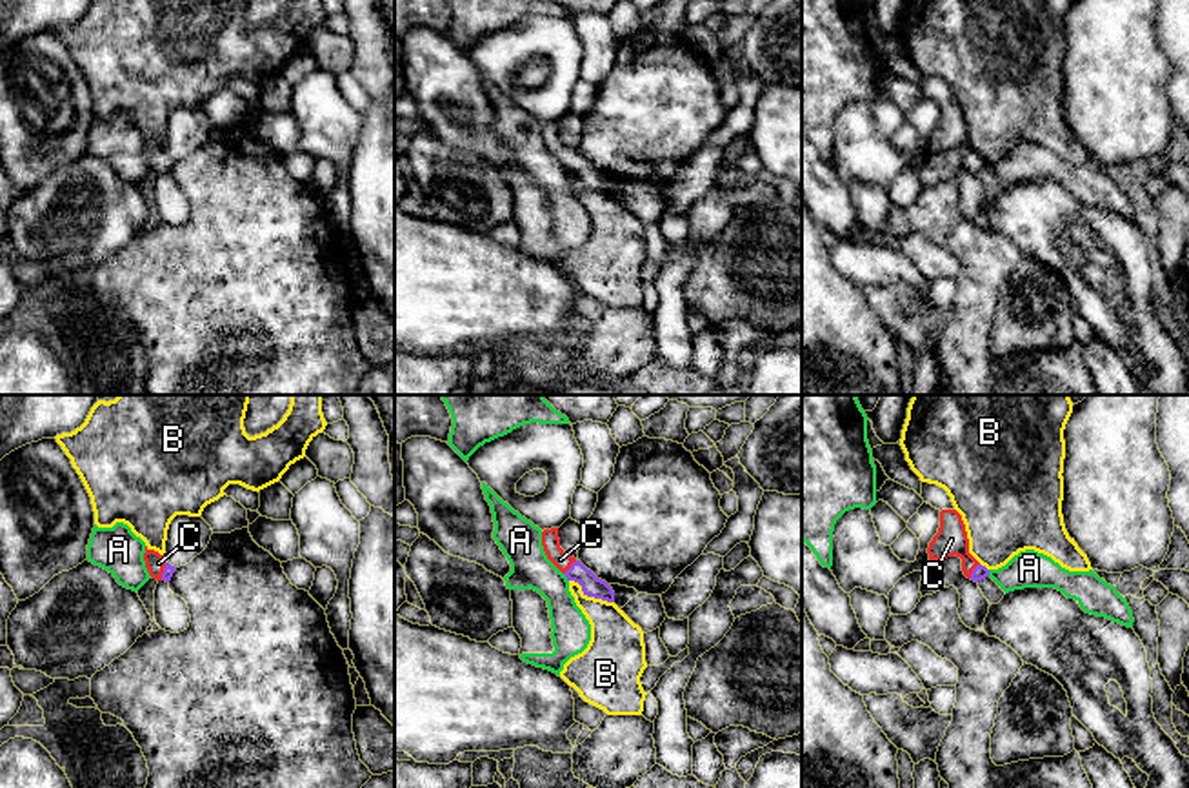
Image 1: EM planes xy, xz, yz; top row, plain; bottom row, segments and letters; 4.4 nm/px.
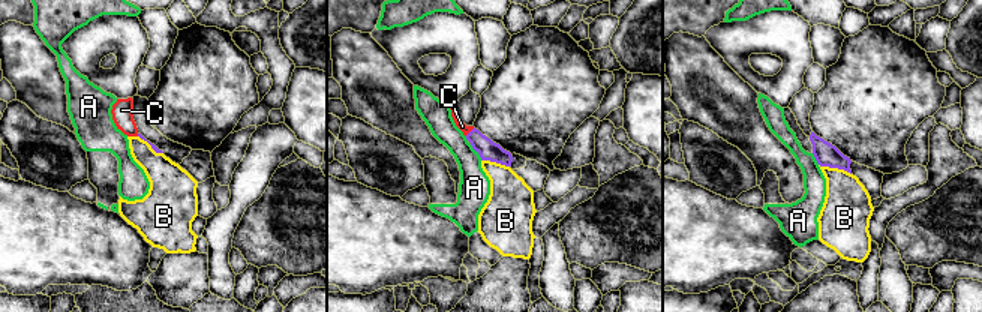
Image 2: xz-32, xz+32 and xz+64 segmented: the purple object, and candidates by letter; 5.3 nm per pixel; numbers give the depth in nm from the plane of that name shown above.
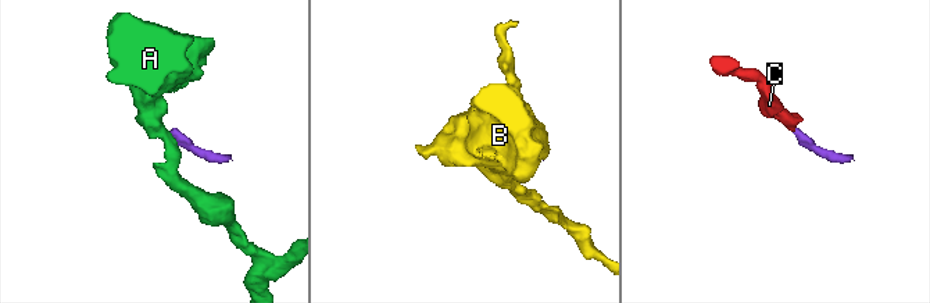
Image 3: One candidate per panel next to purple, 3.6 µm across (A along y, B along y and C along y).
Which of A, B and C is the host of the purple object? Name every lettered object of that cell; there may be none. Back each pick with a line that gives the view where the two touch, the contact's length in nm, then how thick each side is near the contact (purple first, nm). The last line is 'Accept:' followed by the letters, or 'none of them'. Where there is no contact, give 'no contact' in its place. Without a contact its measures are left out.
C: contact in xz; length 90 nm; calibres 90 and 80 nm
Accept: C

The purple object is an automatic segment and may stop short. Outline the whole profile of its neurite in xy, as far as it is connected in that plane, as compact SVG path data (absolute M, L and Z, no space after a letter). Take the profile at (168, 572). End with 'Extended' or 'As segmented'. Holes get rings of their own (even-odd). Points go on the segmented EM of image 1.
M145 546L144 561L149 575L156 581L169 582L173 573L176 571L175 566L164 561L164 555L160 555L155 550L149 550L147 546Z. Extended

